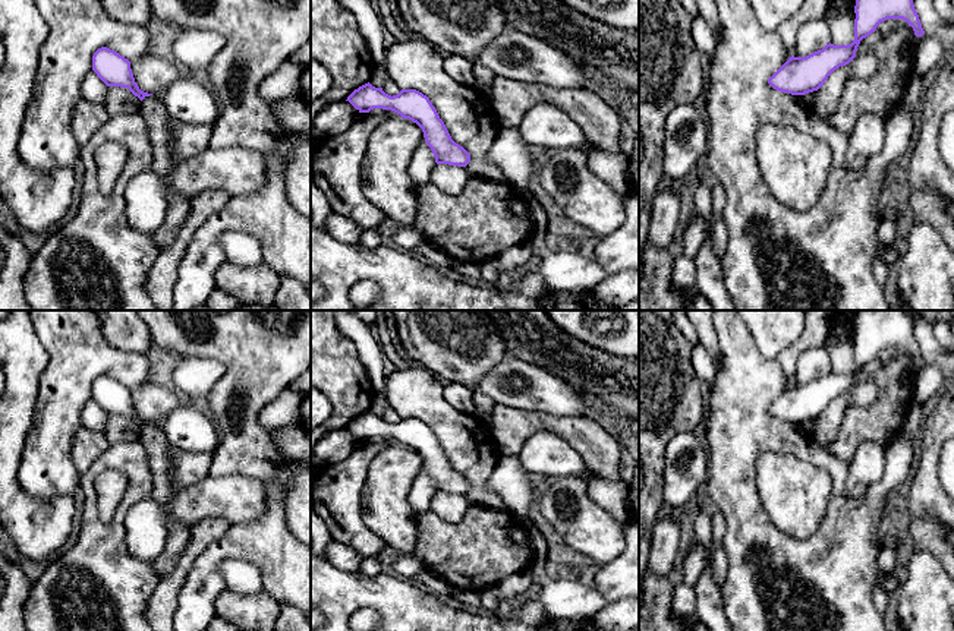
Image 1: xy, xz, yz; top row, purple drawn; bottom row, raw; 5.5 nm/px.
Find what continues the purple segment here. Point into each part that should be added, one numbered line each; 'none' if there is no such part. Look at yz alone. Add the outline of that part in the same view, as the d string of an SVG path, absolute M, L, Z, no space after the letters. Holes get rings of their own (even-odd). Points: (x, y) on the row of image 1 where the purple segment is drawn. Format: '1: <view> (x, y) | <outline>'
none

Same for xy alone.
none

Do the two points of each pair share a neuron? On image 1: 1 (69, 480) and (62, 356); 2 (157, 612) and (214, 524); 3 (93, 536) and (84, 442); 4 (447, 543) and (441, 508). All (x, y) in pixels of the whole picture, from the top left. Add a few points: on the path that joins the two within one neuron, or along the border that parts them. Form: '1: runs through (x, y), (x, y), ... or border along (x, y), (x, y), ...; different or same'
1: runs through (59, 450), (62, 387); same
2: runs through (167, 590), (195, 546); same
3: border along (110, 444), (81, 475); different
4: border along (472, 505), (459, 521), (446, 521), (431, 510); different

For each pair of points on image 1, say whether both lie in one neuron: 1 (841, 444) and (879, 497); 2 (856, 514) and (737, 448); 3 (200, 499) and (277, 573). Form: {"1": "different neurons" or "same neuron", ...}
{"1": "different neurons", "2": "same neuron", "3": "different neurons"}

